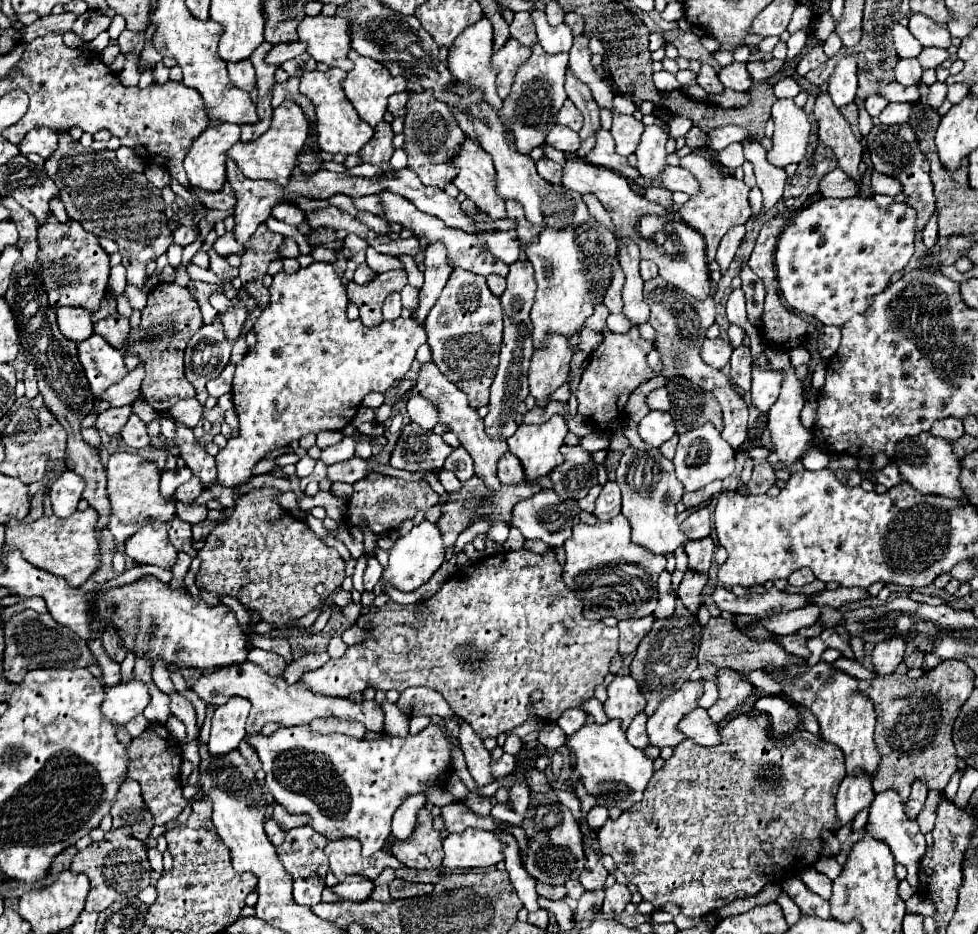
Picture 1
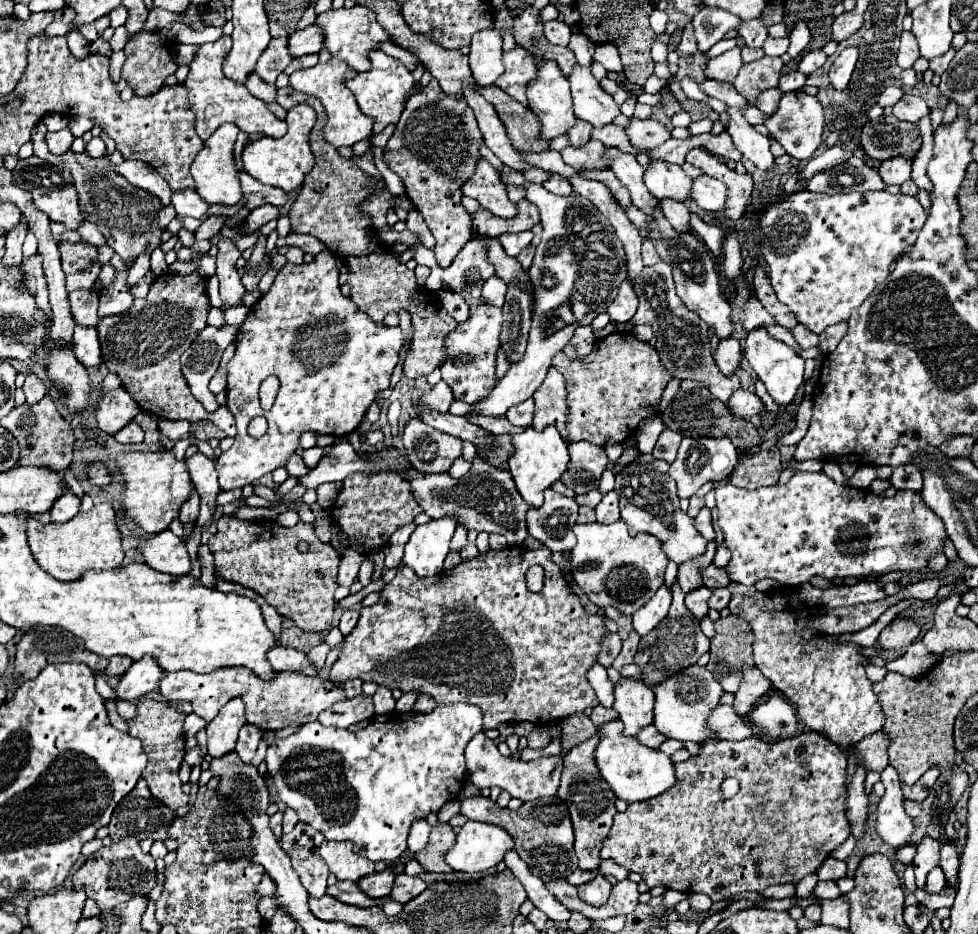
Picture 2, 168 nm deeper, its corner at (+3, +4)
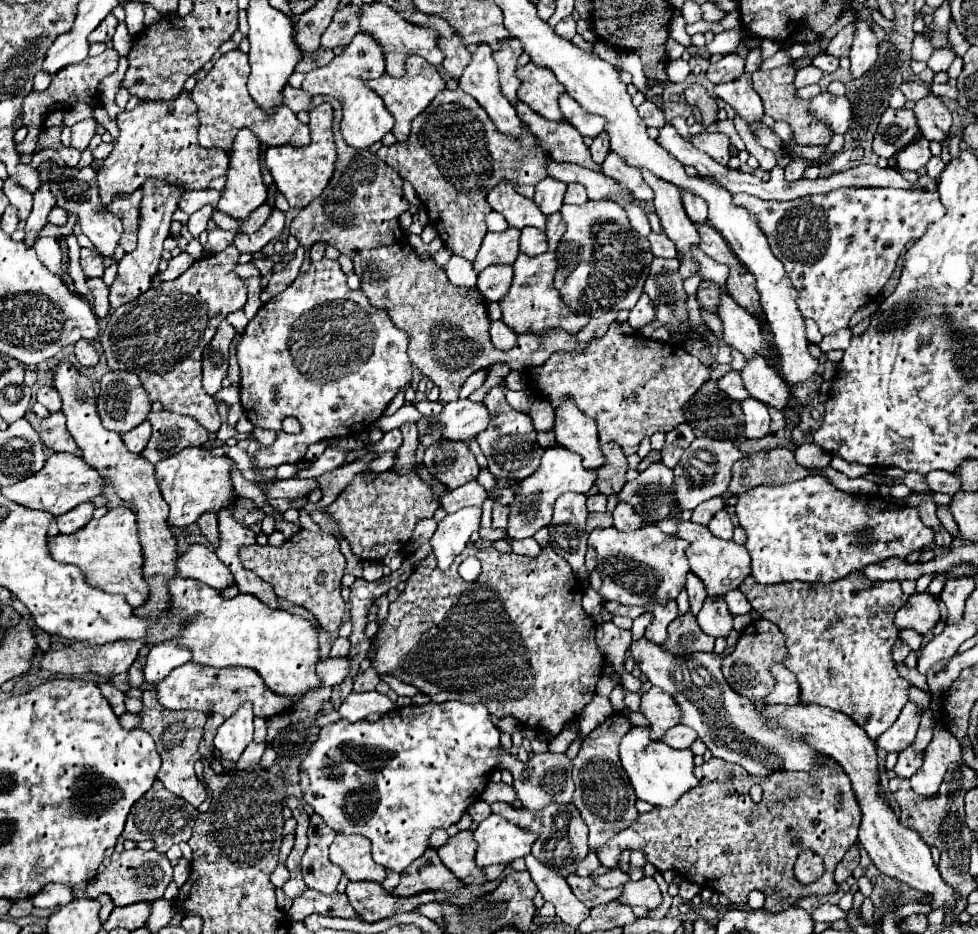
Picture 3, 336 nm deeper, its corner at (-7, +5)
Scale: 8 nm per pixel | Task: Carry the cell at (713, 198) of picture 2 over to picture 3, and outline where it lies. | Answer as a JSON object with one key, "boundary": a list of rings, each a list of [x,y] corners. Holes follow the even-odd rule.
{"boundary":[[[844,187],[826,195],[806,195],[792,201],[764,201],[746,193],[734,195],[738,207],[748,209],[760,219],[766,231],[772,253],[782,261],[794,289],[800,293],[798,307],[806,319],[818,323],[822,335],[830,335],[848,327],[856,309],[876,301],[882,287],[896,269],[902,249],[924,235],[926,227],[944,215],[944,205],[938,191],[906,191],[906,189],[878,189],[878,187]]]}

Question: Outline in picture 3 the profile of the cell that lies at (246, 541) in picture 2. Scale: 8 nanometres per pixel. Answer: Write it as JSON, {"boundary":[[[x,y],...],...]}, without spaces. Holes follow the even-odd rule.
{"boundary":[[[302,529],[282,547],[272,547],[272,545],[242,547],[240,559],[246,569],[254,571],[260,579],[268,581],[274,587],[274,593],[278,597],[288,599],[312,611],[324,631],[328,633],[338,631],[344,617],[344,599],[340,595],[340,589],[342,589],[340,579],[344,575],[346,559],[340,553],[340,545],[332,533],[328,531],[310,533]]]}

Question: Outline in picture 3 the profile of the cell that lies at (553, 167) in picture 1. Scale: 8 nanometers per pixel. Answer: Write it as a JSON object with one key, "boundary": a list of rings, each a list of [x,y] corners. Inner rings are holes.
{"boundary":[[[570,183],[570,185],[568,185],[568,191],[566,191],[566,195],[564,195],[564,203],[582,205],[584,201],[588,201],[588,195],[586,195],[586,189],[584,189],[584,185]]]}

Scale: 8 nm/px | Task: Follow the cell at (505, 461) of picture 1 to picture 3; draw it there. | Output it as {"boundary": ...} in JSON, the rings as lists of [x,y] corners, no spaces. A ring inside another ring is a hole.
{"boundary":[[[418,401],[416,403],[416,409],[422,413],[422,415],[430,415],[430,417],[436,417],[440,411],[442,411],[442,403],[440,401]]]}

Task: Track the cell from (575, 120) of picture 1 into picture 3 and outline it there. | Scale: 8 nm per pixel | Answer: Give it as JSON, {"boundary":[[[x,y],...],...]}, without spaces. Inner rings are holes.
{"boundary":[[[602,133],[594,139],[594,143],[590,145],[590,153],[592,153],[592,159],[602,165],[604,163],[604,157],[610,153],[610,141],[608,141],[608,135]]]}

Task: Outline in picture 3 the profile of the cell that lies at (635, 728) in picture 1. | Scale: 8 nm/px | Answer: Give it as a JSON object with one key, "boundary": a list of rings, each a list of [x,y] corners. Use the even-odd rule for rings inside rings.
{"boundary":[[[676,725],[676,727],[668,729],[662,743],[670,745],[674,749],[688,749],[696,739],[698,739],[698,735],[694,729],[688,729],[686,725]]]}

